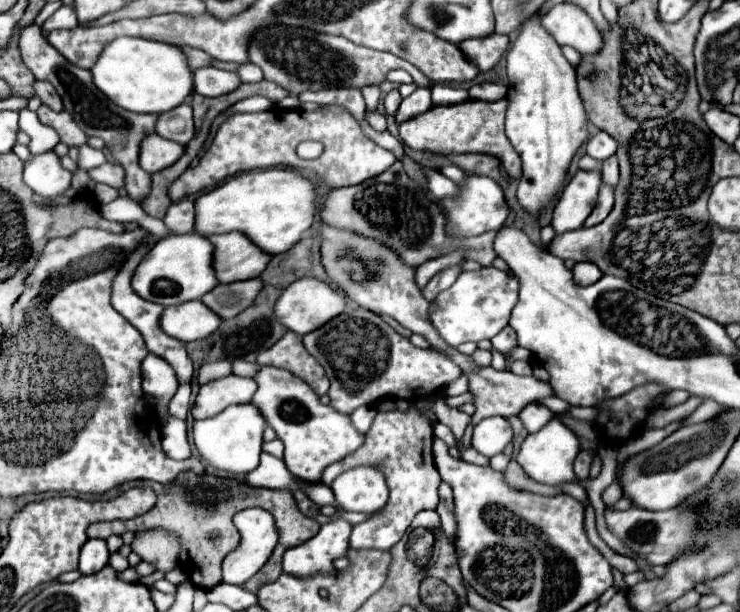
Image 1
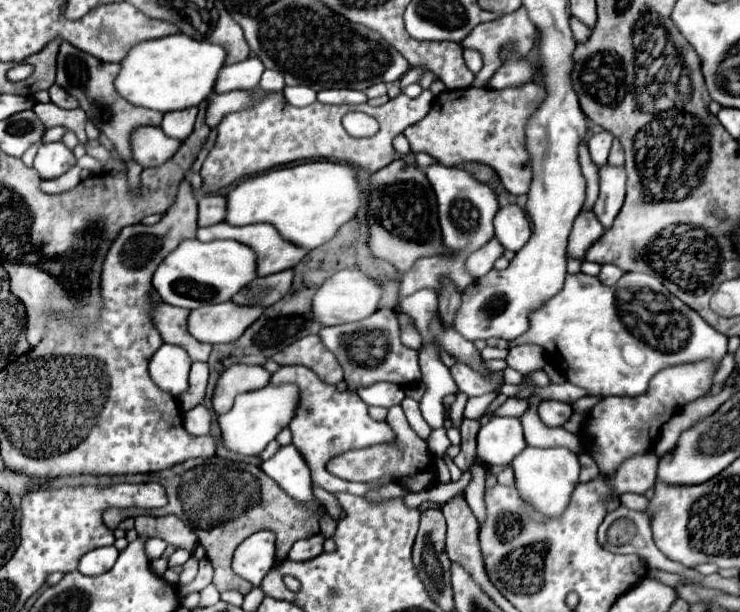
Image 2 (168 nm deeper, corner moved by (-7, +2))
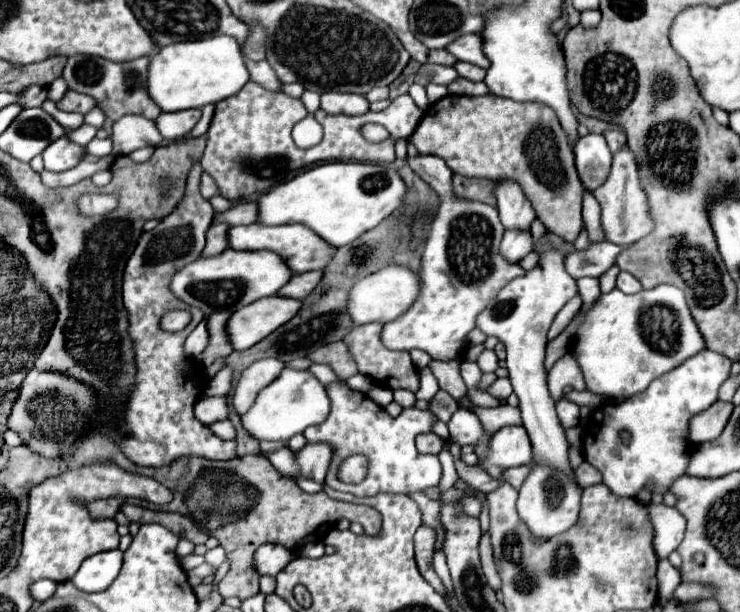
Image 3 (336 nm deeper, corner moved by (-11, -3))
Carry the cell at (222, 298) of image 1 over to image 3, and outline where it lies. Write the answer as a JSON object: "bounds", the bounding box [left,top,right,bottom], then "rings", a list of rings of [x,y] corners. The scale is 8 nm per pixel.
{"bounds":[279,271,323,299],"rings":[[[307,271],[307,273],[299,273],[293,275],[289,285],[285,285],[283,289],[279,289],[279,297],[291,297],[291,299],[305,299],[315,285],[321,281],[323,273],[321,271]]]}

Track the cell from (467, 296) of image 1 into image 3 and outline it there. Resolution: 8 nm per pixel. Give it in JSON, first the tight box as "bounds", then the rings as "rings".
{"bounds":[475,243,577,475],"rings":[[[565,243],[539,253],[539,263],[531,271],[527,271],[523,277],[515,277],[513,281],[509,281],[495,295],[495,299],[491,299],[487,307],[479,313],[475,325],[487,337],[489,335],[497,337],[507,349],[507,369],[511,371],[513,391],[519,397],[523,427],[527,429],[533,445],[533,461],[545,463],[549,467],[561,469],[567,475],[571,475],[573,469],[567,461],[569,443],[565,439],[565,429],[557,419],[555,401],[549,397],[547,373],[543,367],[547,331],[555,315],[561,311],[561,307],[573,295],[577,295],[575,279],[565,269],[565,257],[567,257]]]}

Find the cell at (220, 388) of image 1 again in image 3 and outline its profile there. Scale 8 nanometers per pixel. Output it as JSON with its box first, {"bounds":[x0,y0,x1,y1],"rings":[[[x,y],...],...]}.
{"bounds":[233,359,285,415],"rings":[[[261,359],[261,361],[255,361],[253,365],[249,365],[241,373],[241,379],[233,391],[233,409],[239,415],[243,415],[255,401],[257,393],[261,389],[265,389],[267,385],[271,385],[279,377],[283,367],[285,367],[285,363],[277,361],[277,359]]]}

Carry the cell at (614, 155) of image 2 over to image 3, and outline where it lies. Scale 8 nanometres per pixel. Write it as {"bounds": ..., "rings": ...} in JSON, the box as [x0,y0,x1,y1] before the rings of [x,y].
{"bounds":[605,129,627,153],"rings":[[[619,129],[605,131],[605,139],[607,139],[607,143],[609,143],[611,153],[617,153],[623,145],[627,145],[627,137],[625,137],[625,133],[623,133],[623,131],[619,131]]]}

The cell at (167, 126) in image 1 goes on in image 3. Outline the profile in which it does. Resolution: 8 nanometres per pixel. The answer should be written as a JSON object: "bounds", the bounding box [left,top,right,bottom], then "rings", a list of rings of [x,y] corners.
{"bounds":[157,109,201,141],"rings":[[[185,109],[179,113],[161,113],[157,117],[157,129],[167,141],[185,137],[201,119],[201,109]]]}

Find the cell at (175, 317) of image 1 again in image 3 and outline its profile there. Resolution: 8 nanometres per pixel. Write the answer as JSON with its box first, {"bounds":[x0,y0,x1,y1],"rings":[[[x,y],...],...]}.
{"bounds":[227,297,301,351],"rings":[[[265,297],[237,309],[227,319],[227,337],[235,351],[245,351],[265,339],[279,325],[287,323],[301,307],[301,301],[287,297]]]}

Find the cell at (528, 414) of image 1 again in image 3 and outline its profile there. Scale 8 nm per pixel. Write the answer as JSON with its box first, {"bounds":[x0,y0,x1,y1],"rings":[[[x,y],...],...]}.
{"bounds":[557,399,579,429],"rings":[[[567,399],[557,401],[557,417],[565,429],[575,427],[579,423],[579,405],[575,405]]]}

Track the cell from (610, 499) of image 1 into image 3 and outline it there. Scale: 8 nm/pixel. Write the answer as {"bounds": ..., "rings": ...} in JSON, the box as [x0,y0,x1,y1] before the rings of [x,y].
{"bounds":[647,505,685,559],"rings":[[[647,505],[651,525],[653,525],[653,549],[659,559],[667,559],[671,551],[677,549],[677,545],[683,539],[685,533],[685,517],[675,509],[667,505]]]}

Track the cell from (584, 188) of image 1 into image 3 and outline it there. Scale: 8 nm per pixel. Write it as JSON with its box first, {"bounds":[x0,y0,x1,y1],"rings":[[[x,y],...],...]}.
{"bounds":[565,241,628,279],"rings":[[[591,241],[587,249],[573,251],[567,255],[567,261],[565,261],[567,271],[573,279],[599,277],[615,263],[615,257],[627,247],[628,245],[619,246],[609,241],[599,241],[599,245],[595,245],[595,241]]]}

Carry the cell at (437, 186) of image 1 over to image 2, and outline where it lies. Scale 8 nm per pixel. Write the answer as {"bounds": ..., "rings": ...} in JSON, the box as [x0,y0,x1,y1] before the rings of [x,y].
{"bounds":[317,89,367,104],"rings":[[[328,89],[317,93],[317,100],[323,104],[363,104],[367,102],[367,96],[359,90],[353,89]]]}

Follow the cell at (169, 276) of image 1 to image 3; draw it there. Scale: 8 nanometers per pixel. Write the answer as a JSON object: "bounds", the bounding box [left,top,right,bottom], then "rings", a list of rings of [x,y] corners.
{"bounds":[171,249,291,315],"rings":[[[225,249],[219,255],[199,255],[195,261],[179,269],[171,279],[171,293],[191,307],[201,309],[205,315],[215,311],[235,311],[261,297],[275,295],[289,279],[291,271],[285,261],[271,251],[235,251]]]}

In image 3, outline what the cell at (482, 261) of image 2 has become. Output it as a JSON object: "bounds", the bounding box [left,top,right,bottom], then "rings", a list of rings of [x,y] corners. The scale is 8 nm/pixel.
{"bounds":[499,231,531,263],"rings":[[[505,231],[499,249],[505,261],[517,263],[531,251],[531,233],[529,231]]]}

